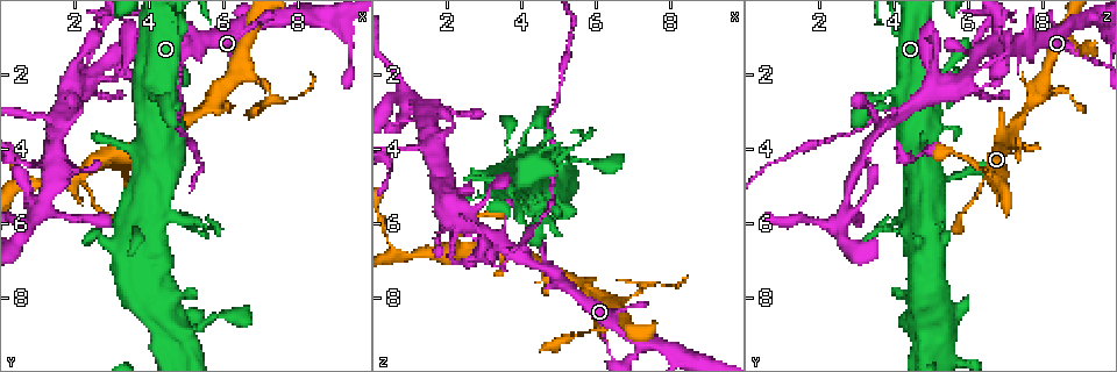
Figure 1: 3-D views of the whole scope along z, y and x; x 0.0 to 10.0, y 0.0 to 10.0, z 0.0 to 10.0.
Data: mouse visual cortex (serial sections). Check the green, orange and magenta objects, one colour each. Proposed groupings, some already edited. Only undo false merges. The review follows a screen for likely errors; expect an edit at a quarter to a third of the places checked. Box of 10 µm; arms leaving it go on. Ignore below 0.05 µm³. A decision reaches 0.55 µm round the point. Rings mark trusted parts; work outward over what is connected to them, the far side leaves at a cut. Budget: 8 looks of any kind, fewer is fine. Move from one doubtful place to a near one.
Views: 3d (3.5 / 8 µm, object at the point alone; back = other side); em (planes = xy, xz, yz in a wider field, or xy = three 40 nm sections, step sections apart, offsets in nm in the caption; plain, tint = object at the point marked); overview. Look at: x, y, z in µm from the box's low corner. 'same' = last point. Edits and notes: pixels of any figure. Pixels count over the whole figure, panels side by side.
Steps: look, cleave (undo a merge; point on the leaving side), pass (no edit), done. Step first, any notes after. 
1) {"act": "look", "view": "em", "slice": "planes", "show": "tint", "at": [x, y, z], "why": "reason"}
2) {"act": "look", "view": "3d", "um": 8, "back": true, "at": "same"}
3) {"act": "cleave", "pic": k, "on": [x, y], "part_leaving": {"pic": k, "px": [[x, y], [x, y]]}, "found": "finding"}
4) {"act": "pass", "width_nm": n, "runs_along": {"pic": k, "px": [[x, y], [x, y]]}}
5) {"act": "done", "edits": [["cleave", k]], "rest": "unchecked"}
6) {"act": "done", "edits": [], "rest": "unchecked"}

{"act": "look", "view": "3d", "um": 8, "at": [3.95, 1.15, 6.85], "why": "thin arm on a thick one"}

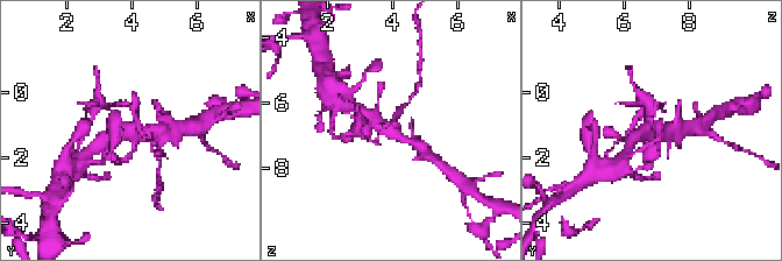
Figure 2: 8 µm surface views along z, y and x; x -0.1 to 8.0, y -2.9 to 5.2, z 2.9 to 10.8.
{"act": "look", "view": "3d", "um": 3.5, "at": "same", "why": "closer look"}

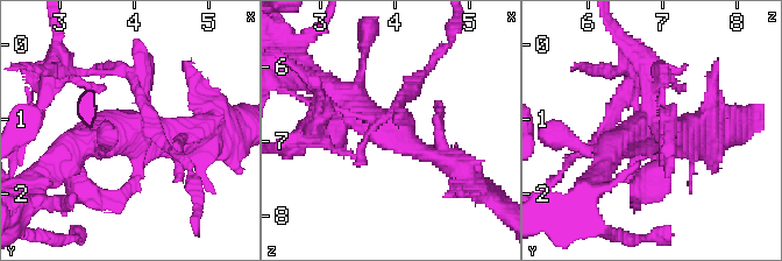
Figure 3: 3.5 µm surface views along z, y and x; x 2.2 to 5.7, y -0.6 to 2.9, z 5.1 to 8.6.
{"act": "look", "view": "em", "slice": "xy", "step": 5, "show": "tint", "at": [3.95, 1.15, 6.85]}

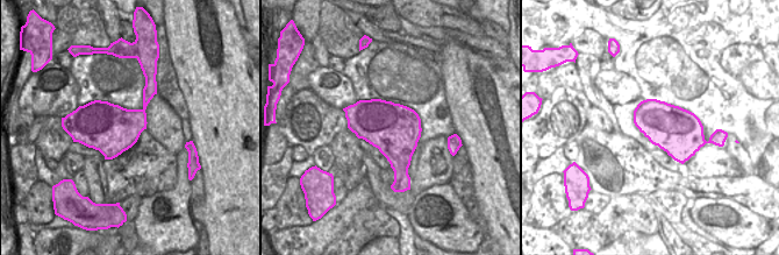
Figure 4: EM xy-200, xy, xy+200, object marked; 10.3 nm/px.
{"act": "cleave", "pic": 3, "on": [125, 73], "part_leaving": {"pic": 3, "px": [[402, 115], [405, 94], [448, 44]]}, "found": "two cells meet here"}

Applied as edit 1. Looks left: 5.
{"act": "look", "view": "3d", "um": 3.5, "at": [1.95, 2.45, 6.05], "why": "small branch off a trunk"}

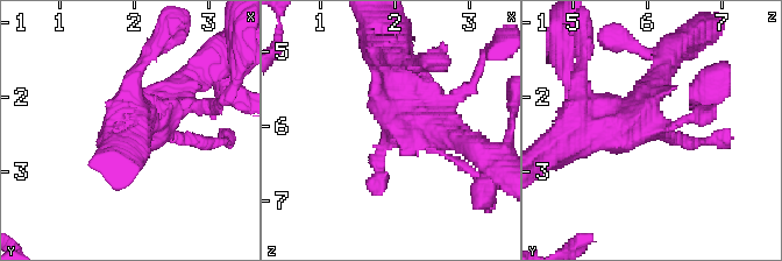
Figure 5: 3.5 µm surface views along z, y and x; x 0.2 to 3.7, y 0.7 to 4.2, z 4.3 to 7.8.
{"act": "look", "view": "em", "slice": "xy", "step": 5, "show": "tint", "at": [1.95, 2.50, 6.00], "arms": 4, "arm_widths_nm": [150, 200, 400, 450]}

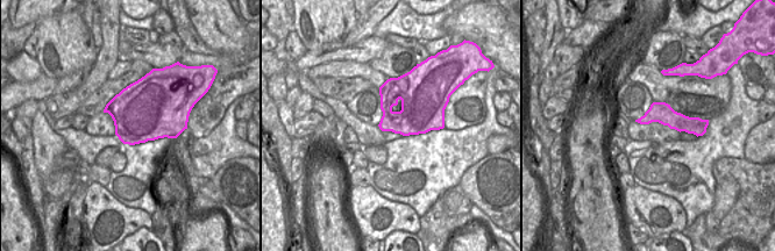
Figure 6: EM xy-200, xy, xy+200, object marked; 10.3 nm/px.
{"act": "pass", "width_nm": 550, "runs_along": {"pic": 5, "px": [[642, 99], [554, 149]]}, "found": "continuous, no second cell"}

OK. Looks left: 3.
{"act": "look", "view": "3d", "um": 8, "at": [1.70, 3.30, 3.90], "why": "a fork"}

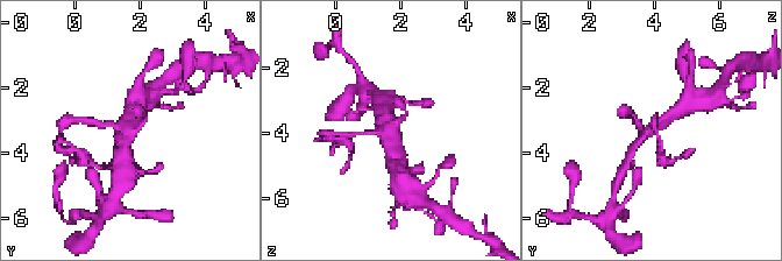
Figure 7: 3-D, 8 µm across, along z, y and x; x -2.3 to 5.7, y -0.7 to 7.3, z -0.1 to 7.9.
{"act": "look", "view": "em", "slice": "xy", "step": 1, "show": "tint", "at": "same"}

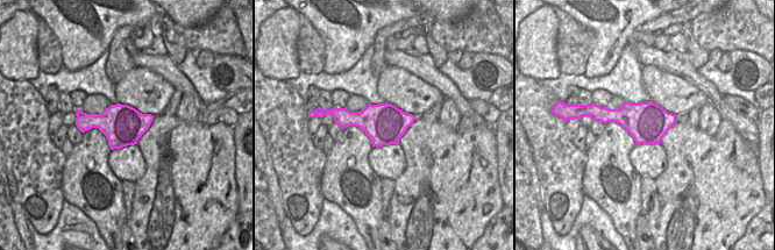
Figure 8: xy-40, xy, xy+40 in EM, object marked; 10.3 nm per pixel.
{"act": "pass", "runs_along": {"pic": 7, "px": [[677, 111], [649, 129], [631, 155]]}, "found": "one cell here"}

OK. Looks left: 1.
{"act": "done", "edits": [["cleave", 3]], "rest": "unchecked"}

